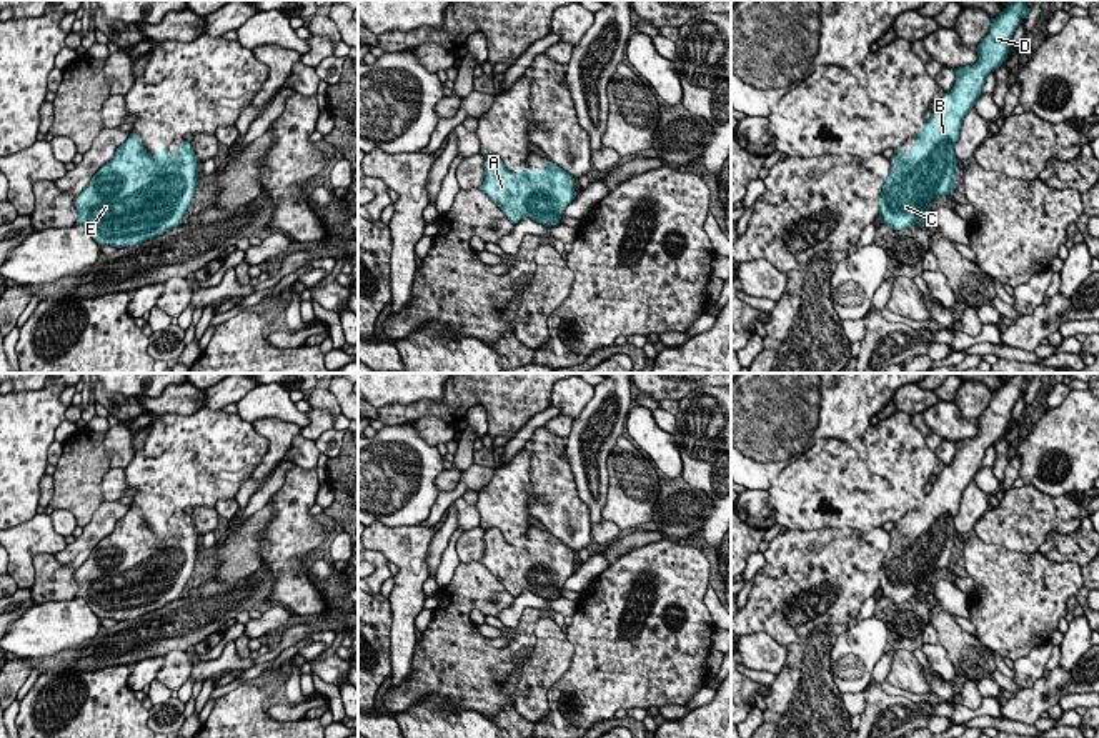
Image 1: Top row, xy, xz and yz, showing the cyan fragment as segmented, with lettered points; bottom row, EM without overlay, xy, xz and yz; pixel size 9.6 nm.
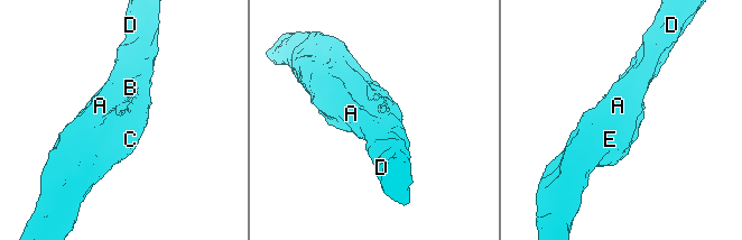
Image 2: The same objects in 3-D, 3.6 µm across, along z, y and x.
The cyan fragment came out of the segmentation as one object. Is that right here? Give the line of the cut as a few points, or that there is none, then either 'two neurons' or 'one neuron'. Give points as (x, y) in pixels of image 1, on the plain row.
no cut; one neuron

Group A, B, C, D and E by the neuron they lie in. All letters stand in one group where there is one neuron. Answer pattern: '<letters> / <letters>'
A B C D E

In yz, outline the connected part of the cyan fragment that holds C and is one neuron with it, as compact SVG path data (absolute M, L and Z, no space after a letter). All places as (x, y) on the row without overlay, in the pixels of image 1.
M1016 373L991 391L991 403L977 418L979 433L954 443L952 463L924 493L914 518L908 525L894 521L896 538L879 568L881 596L894 603L921 598L927 590L927 576L951 566L959 548L954 518L962 493L981 470L986 450L1007 433L1012 408L1029 383L1026 373Z

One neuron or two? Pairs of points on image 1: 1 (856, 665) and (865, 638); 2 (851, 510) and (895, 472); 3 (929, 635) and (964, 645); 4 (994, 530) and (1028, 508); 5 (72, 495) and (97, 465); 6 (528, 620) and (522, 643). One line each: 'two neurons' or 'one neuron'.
1: one neuron
2: one neuron
3: two neurons
4: one neuron
5: one neuron
6: one neuron

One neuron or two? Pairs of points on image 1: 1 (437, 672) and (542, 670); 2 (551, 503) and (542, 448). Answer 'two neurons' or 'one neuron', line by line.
1: one neuron
2: one neuron

